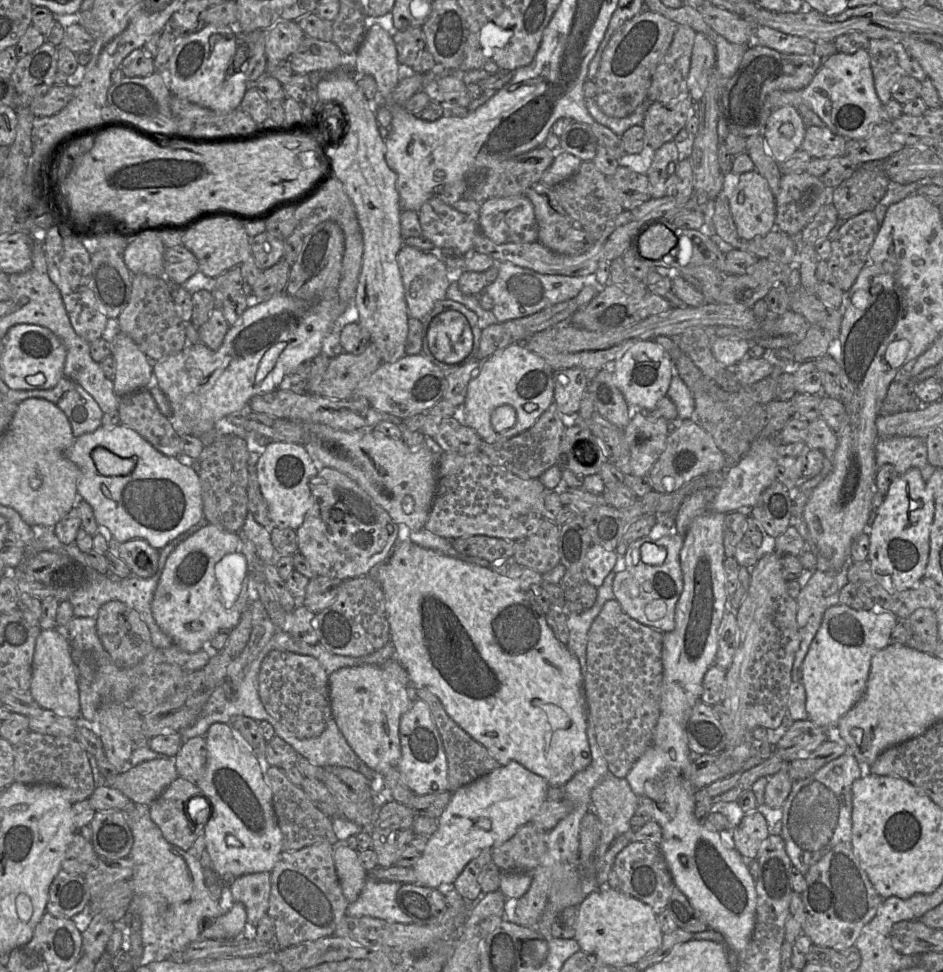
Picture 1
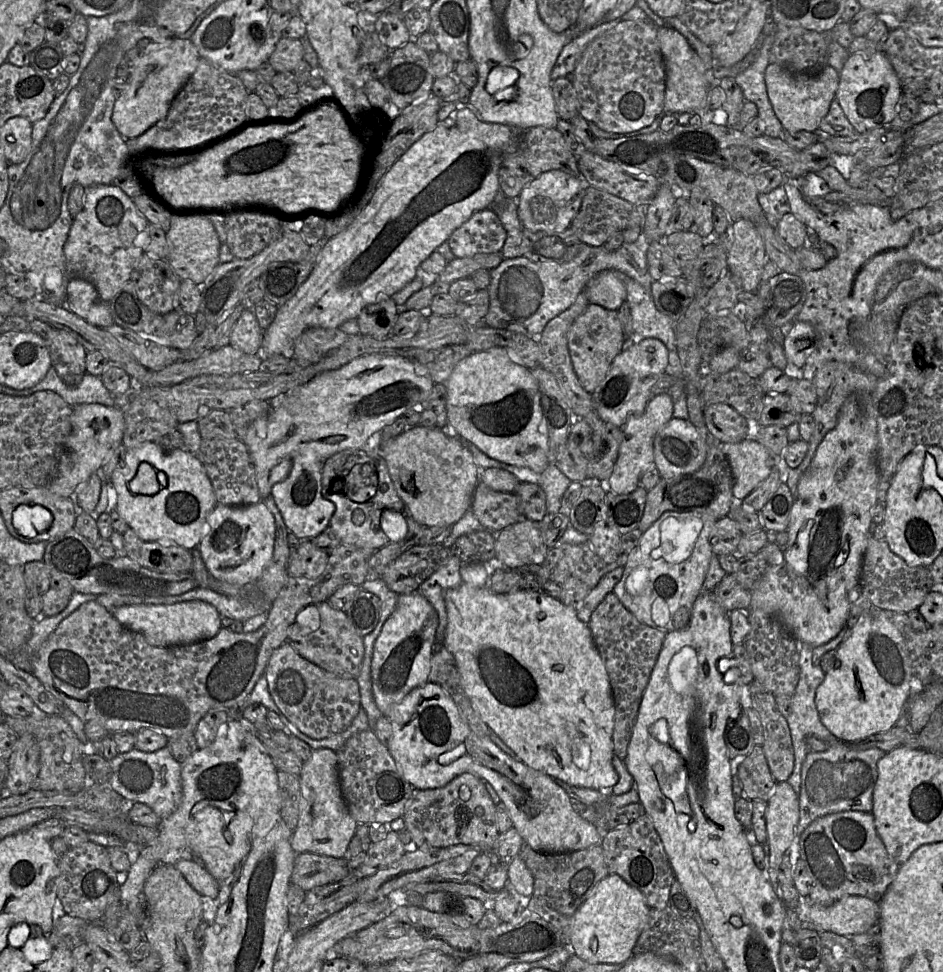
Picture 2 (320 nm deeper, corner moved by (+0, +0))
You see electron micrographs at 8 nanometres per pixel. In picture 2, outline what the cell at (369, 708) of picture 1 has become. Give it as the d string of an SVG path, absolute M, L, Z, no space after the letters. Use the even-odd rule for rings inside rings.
M418 591L399 595L394 612L375 641L371 661L372 694L382 715L389 717L394 704L428 681L438 624L436 610Z

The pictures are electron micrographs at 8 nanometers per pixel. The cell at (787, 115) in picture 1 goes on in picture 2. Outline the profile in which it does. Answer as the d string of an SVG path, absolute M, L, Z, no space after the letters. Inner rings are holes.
M770 63L765 71L765 83L774 112L788 131L817 132L819 122L828 113L839 86L839 72L830 65L811 74L797 74L785 67Z

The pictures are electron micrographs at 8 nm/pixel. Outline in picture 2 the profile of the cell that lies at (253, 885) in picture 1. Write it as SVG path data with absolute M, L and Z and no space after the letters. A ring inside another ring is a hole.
M328 748L312 749L310 757L303 763L299 780L301 790L300 814L297 827L290 839L292 849L297 854L308 852L335 858L344 857L349 842L355 835L357 822L350 814L340 789L336 752Z

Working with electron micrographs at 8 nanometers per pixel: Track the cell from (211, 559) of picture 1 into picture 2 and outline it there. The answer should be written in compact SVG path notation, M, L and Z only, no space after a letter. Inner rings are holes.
M261 500L247 506L218 504L207 516L207 533L197 549L208 572L230 584L254 584L269 563L275 543L275 520Z

